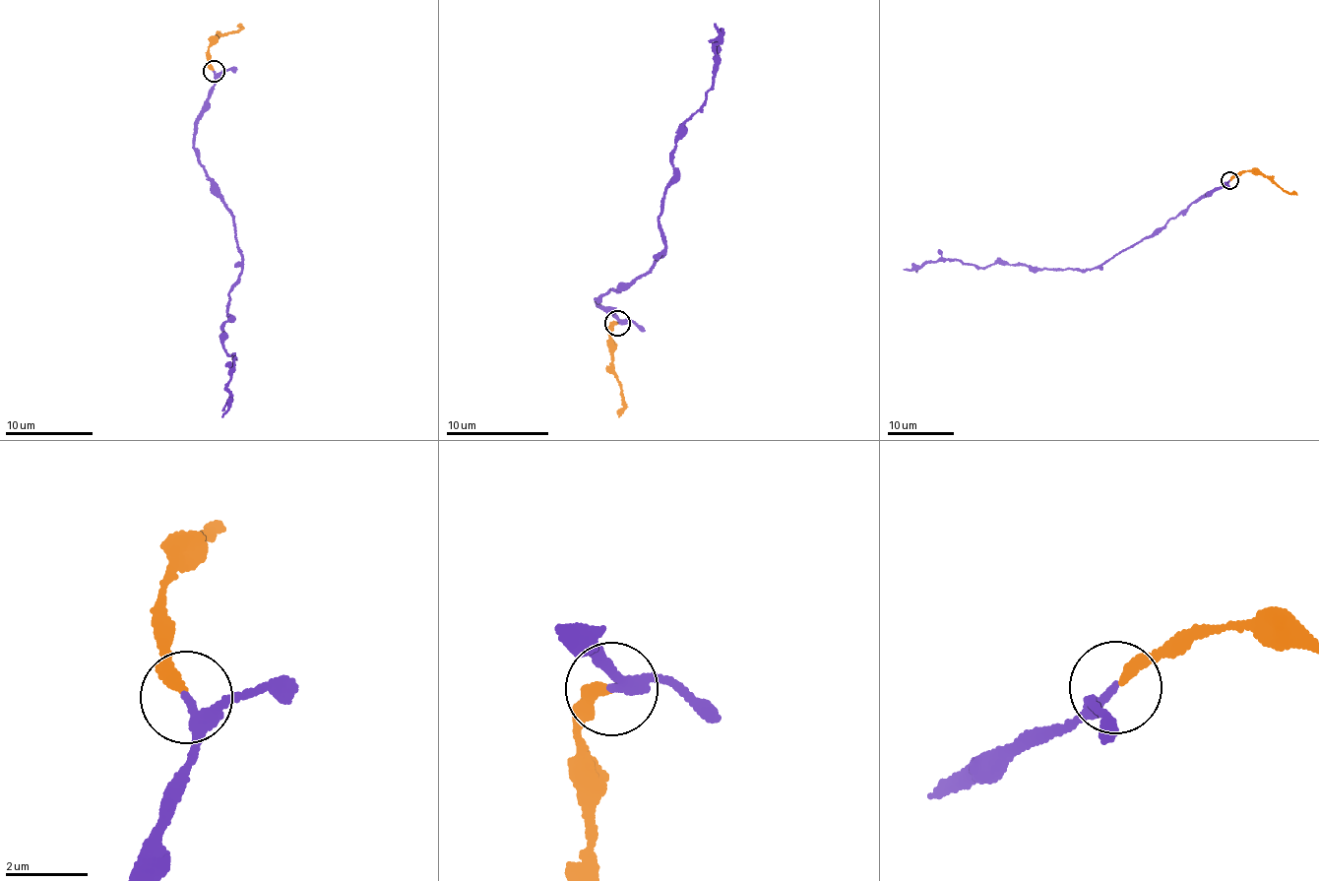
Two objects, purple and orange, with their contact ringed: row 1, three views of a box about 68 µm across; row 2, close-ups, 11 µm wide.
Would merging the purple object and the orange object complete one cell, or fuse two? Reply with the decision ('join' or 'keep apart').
join

